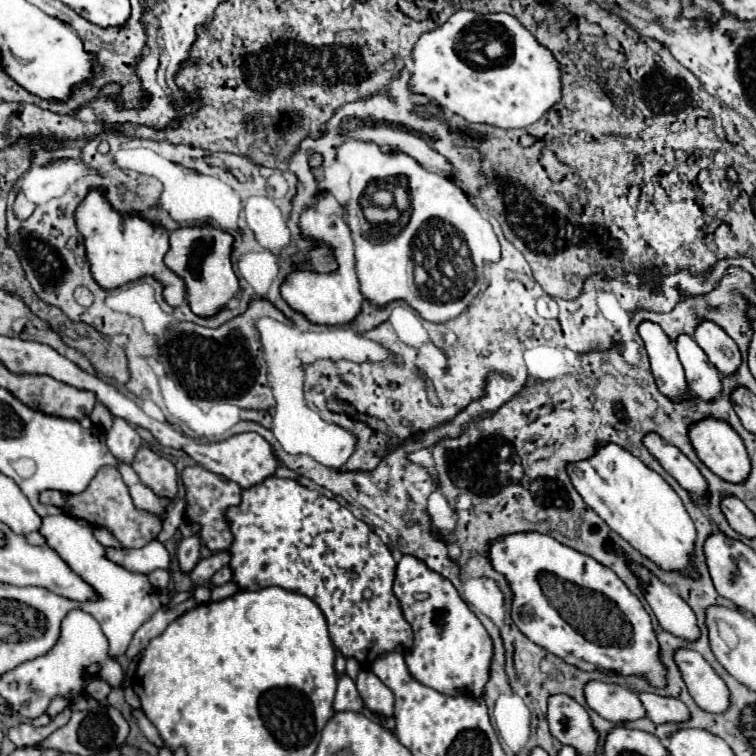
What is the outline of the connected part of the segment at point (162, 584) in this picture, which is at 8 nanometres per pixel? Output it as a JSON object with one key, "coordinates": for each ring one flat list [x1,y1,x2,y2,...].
{"coordinates":[[154,570,148,574,148,580,156,590,164,590,168,586,168,572,166,570]]}

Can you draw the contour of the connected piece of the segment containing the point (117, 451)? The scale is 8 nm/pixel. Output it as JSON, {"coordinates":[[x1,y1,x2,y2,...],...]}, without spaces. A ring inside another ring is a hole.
{"coordinates":[[120,418,114,420,112,428,106,432,106,438,108,438,110,452,116,456,118,462,124,462,124,464,132,464,138,448,142,446,138,432]]}

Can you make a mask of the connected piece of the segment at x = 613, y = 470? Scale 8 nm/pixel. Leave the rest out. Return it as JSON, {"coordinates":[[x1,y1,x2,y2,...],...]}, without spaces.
{"coordinates":[[614,442,596,444,594,456,570,462,566,470,582,500,632,548,664,570,688,570,696,530,680,496,658,472]]}

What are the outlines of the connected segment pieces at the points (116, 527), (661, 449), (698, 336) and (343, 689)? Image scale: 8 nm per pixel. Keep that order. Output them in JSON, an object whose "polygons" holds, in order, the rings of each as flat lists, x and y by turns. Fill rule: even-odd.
{"polygons":[[[102,466,98,470,96,478,90,482,90,486,88,486,88,490,84,490,84,494,68,496,68,494,60,494,54,490,46,490,40,494,40,502,44,502,44,504,52,502,54,506,68,510,68,514,74,518,84,518,92,526,108,528,122,542,124,548,142,548,148,542,152,542,156,538,156,534,162,530,162,522,158,518,152,518,152,514,144,514,142,510,134,508,128,488,124,486,124,480,120,478,120,472,110,466]],[[654,432,644,434,642,444,662,464,662,468,668,474,672,474,682,488,686,488,690,492,690,496,696,502,706,504,708,494,706,494,706,480,704,480,704,476,698,472,698,468,676,446,668,444,660,434,654,434]],[[712,320,698,322,694,340,706,352,708,360,718,368,720,374,732,374,740,366,742,356,736,342]],[[342,676,338,680,338,690,336,690,336,698,334,698,334,712,360,712,364,716,371,718,372,712,364,706,358,690,356,690,356,684,348,678,348,676]]]}

